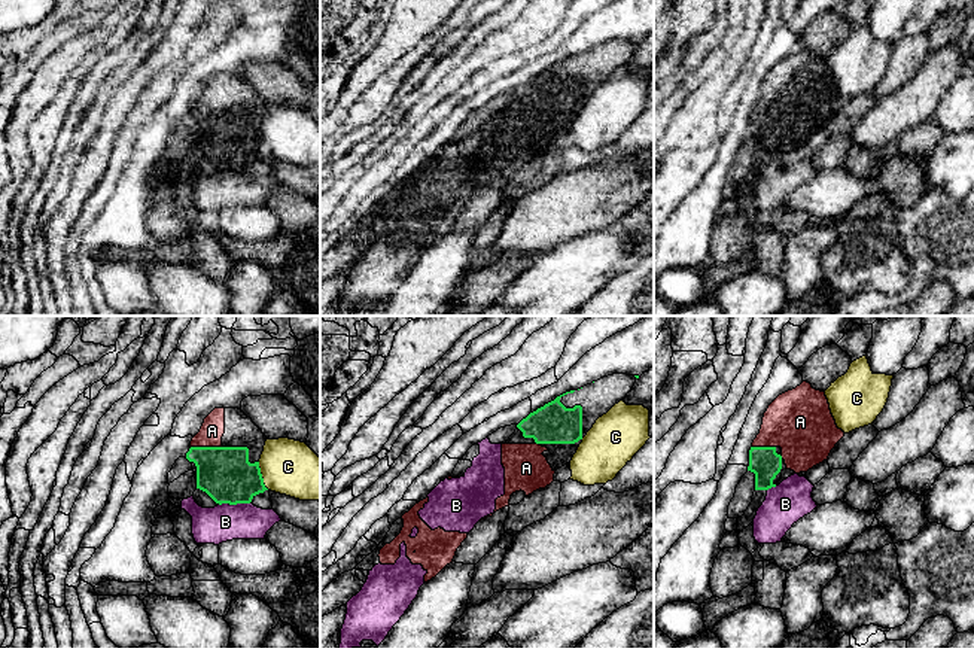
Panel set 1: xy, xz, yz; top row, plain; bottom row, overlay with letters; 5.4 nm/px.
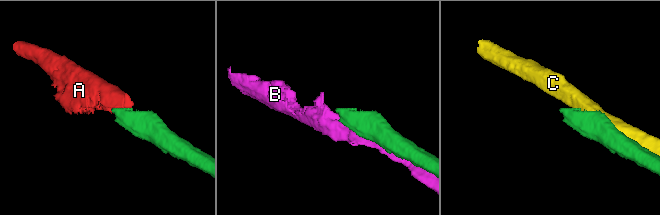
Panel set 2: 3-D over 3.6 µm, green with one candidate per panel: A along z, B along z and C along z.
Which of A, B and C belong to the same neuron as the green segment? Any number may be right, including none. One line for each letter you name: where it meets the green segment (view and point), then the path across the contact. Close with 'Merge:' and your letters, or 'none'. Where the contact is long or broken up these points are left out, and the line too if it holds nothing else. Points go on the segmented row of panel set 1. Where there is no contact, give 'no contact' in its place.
A: xy (206, 447)
Merge: A

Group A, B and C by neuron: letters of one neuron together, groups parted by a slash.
A / B / C

